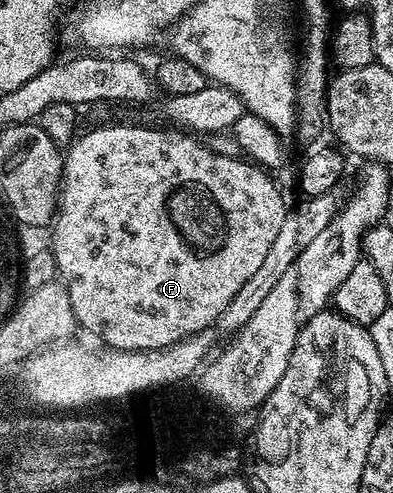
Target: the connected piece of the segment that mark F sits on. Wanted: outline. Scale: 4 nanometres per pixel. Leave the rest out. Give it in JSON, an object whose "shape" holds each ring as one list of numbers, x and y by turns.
{"shape":[[117,124,113,128,95,128,83,137,80,135,66,149,63,157,61,191,53,217,53,227,50,229,52,232,49,251,55,257,58,279,65,285,69,302,72,303,76,325,100,336,103,339,100,341,109,348,164,348,179,340,185,340,192,334,210,329,221,310,229,306,233,294,237,294,237,290,241,290,241,286,245,286,245,282,253,278,253,274,257,274,257,266,265,262,265,254,269,254,269,246,273,246,273,238,277,238,277,230,281,230,281,222,289,211,288,205,283,205,278,188,267,178,266,171,254,163,245,164,235,156,215,153,206,143,198,144,194,135,182,136,179,133,182,131,173,131,177,132,162,132,159,128,129,128,125,124]]}

